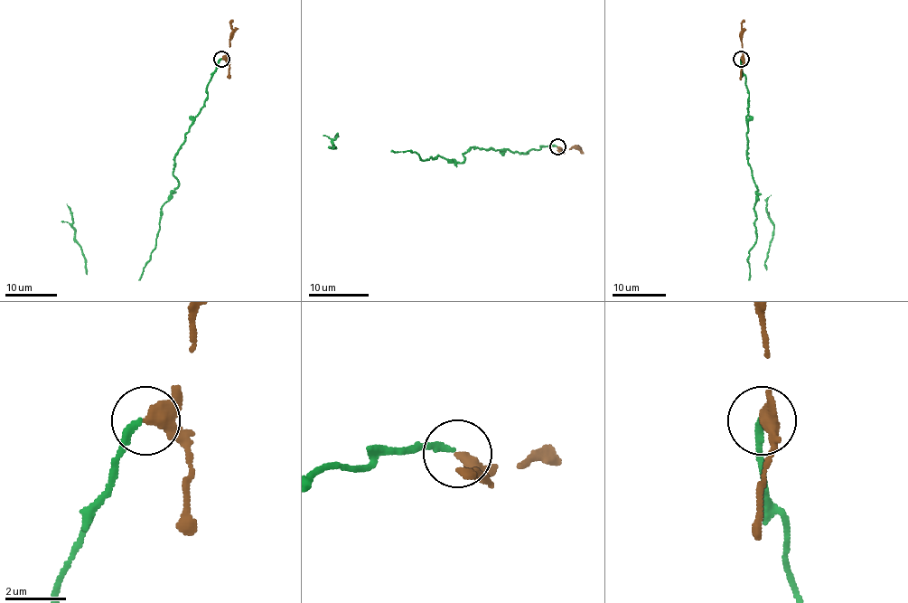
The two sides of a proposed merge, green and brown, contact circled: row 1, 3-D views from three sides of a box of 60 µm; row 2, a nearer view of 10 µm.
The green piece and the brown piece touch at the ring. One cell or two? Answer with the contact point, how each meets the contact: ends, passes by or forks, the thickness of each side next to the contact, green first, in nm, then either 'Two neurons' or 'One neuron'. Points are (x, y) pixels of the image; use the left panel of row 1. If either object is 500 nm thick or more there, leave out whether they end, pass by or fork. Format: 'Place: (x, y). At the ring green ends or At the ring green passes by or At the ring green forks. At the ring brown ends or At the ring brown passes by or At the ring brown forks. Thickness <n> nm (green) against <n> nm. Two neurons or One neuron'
Place: (221, 59). At the ring green ends. At the ring brown passes by. Thickness 190 nm (green) against 320 nm. One neuron

